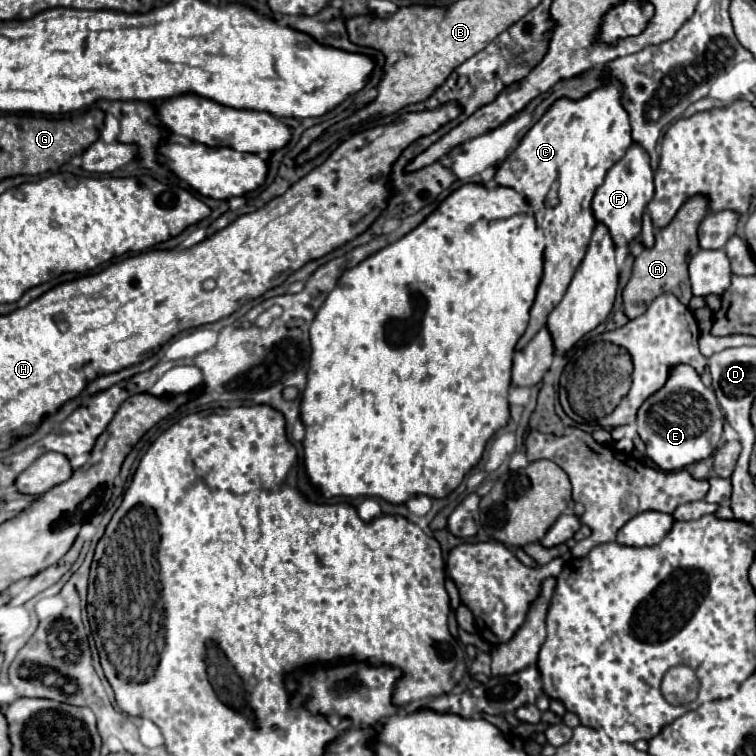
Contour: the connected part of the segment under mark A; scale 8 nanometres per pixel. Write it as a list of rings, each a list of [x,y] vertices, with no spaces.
[[[695,195],[695,199],[687,199],[687,203],[683,203],[683,207],[677,211],[675,219],[667,227],[657,231],[655,247],[643,249],[643,253],[635,259],[633,275],[623,289],[623,305],[629,319],[643,315],[649,303],[665,291],[671,291],[681,299],[681,281],[689,281],[687,263],[699,251],[697,229],[705,215],[707,215],[707,199],[703,199],[703,195]]]

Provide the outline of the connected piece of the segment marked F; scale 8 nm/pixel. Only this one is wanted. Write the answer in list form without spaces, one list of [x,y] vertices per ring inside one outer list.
[[[631,145],[623,159],[619,159],[607,173],[605,183],[597,189],[591,211],[597,223],[603,223],[615,243],[615,247],[623,247],[637,239],[641,233],[641,217],[647,203],[653,199],[653,169],[649,165],[649,155],[639,147]]]

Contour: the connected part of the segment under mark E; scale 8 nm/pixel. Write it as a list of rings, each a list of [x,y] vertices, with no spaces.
[[[679,365],[671,369],[665,387],[641,405],[637,413],[637,427],[647,445],[649,459],[665,471],[677,471],[713,455],[723,435],[723,413],[715,393],[701,383],[695,369]]]

